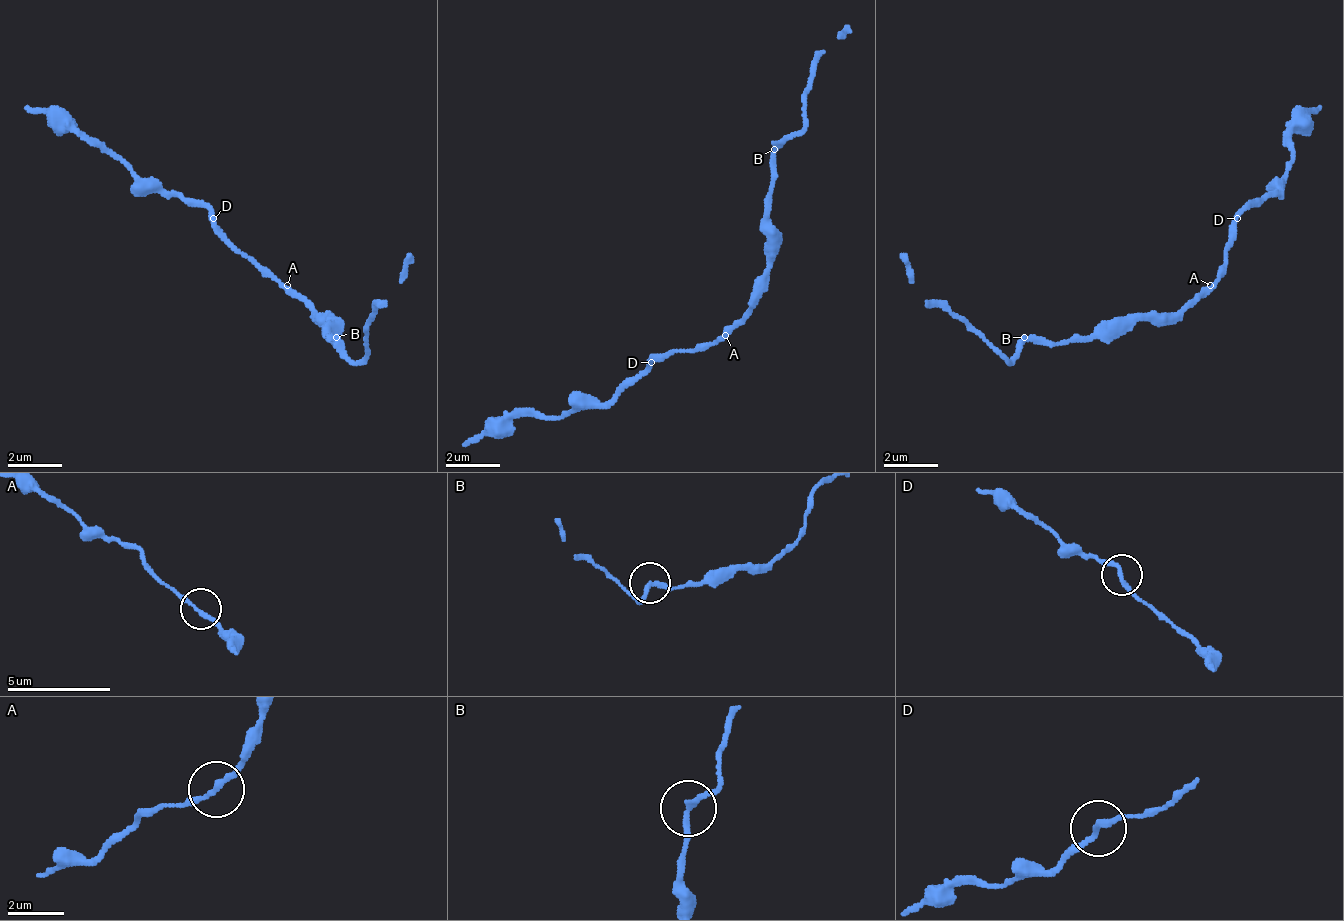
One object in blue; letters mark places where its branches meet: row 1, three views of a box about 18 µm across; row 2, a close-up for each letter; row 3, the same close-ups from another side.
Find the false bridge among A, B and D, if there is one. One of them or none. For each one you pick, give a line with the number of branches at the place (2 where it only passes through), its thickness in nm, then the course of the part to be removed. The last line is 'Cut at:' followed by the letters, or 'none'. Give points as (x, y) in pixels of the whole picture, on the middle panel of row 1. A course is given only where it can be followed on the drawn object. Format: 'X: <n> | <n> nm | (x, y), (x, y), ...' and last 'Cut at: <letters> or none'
Cut at: none

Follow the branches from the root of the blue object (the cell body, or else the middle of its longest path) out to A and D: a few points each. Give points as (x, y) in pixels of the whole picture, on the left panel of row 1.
A: (308, 305), (287, 285)
D: (308, 305), (301, 298), (294, 298), (274, 278), (267, 278), (227, 238), (227, 231), (213, 218)

